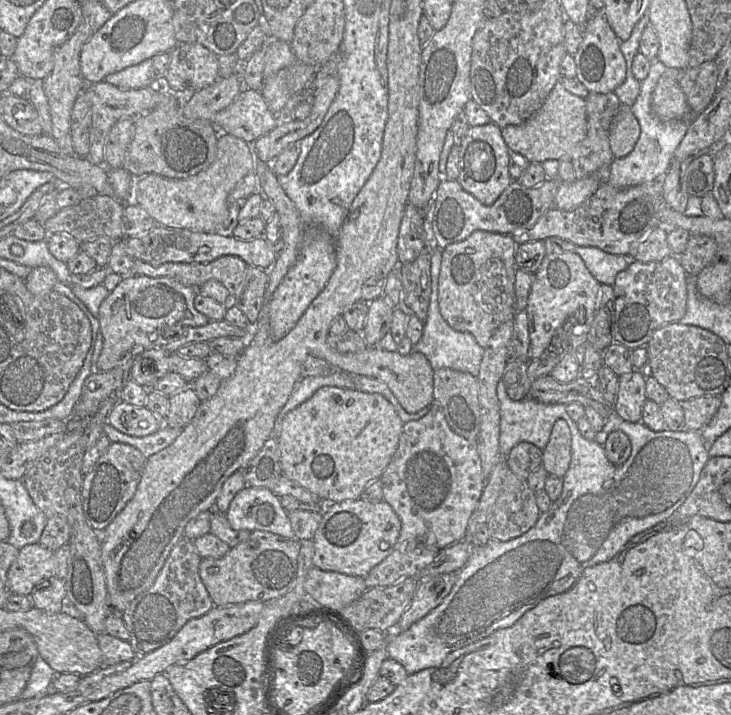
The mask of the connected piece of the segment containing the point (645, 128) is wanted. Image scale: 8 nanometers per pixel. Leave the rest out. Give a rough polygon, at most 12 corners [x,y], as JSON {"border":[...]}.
{"border":[[658,58],[632,112],[640,137],[613,160],[604,181],[627,188],[662,180],[687,133],[688,118],[667,121],[652,108],[664,73]]}

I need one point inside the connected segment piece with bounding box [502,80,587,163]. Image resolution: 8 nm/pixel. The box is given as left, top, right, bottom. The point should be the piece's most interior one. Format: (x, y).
(553, 132)

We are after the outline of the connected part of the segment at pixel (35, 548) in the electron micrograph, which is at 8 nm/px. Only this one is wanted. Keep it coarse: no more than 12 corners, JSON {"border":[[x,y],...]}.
{"border":[[35,543],[8,569],[11,594],[30,596],[55,576],[54,552]]}

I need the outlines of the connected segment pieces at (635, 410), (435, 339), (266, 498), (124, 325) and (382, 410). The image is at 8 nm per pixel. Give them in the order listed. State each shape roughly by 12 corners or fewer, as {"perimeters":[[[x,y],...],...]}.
{"perimeters":[[[641,370],[619,376],[613,409],[640,422],[646,397]],[[442,249],[431,256],[431,296],[414,351],[434,371],[478,377],[484,354],[474,336],[441,315],[438,284]],[[246,485],[226,518],[235,530],[295,538],[280,497]],[[124,276],[100,305],[111,371],[209,323],[197,289]],[[326,386],[277,437],[282,474],[337,503],[380,479],[404,423]]]}

